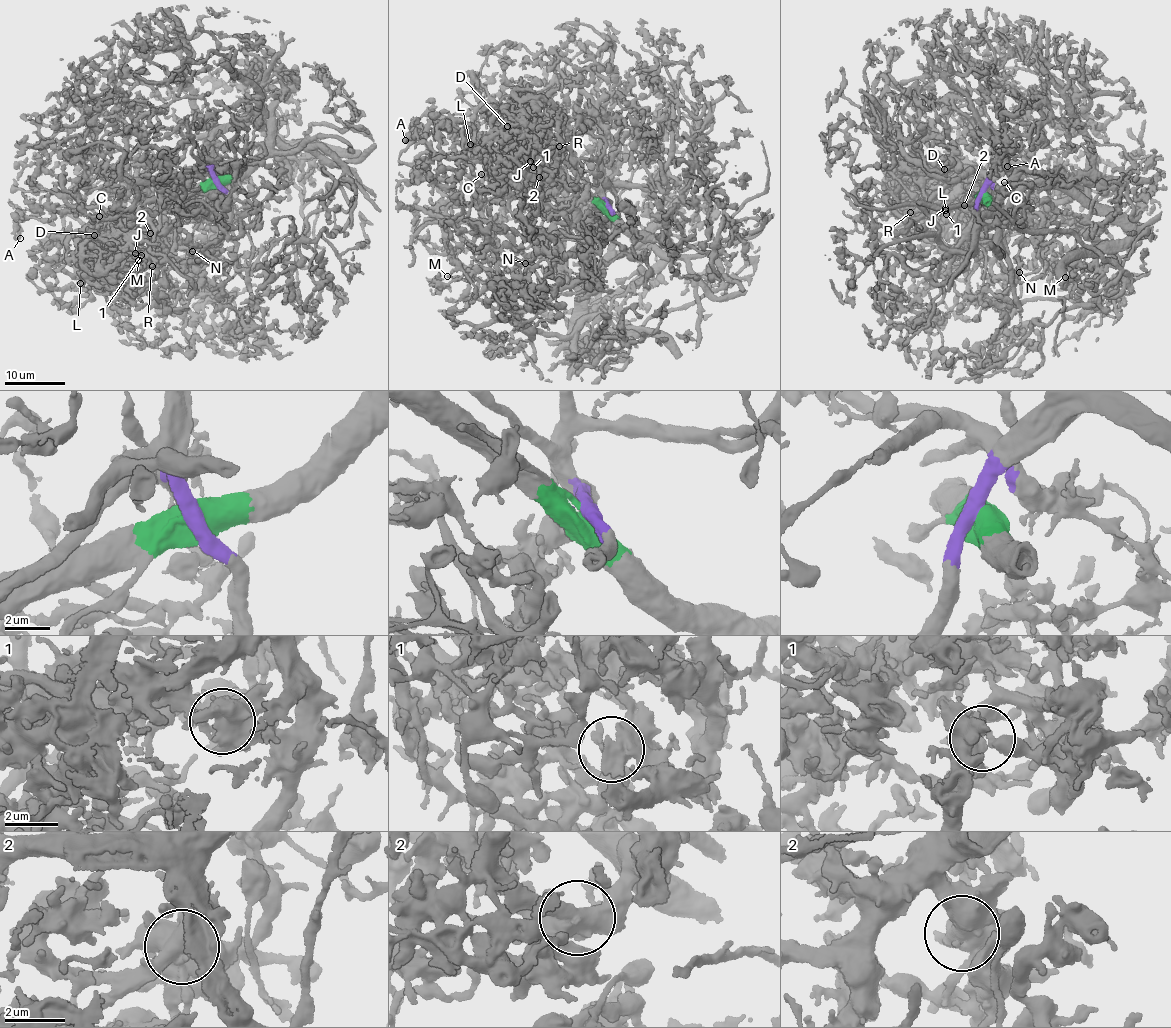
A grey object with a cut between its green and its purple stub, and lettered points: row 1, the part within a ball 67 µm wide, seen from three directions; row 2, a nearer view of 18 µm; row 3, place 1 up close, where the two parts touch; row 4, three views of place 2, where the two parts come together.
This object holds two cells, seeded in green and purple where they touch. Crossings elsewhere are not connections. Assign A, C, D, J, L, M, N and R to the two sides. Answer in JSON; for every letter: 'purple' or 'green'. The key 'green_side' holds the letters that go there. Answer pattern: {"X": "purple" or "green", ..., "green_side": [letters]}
{"A": "purple", "C": "green", "D": "green", "J": "green", "L": "green", "M": "purple", "N": "purple", "R": "green", "green_side": ["C", "D", "J", "L", "R"]}

